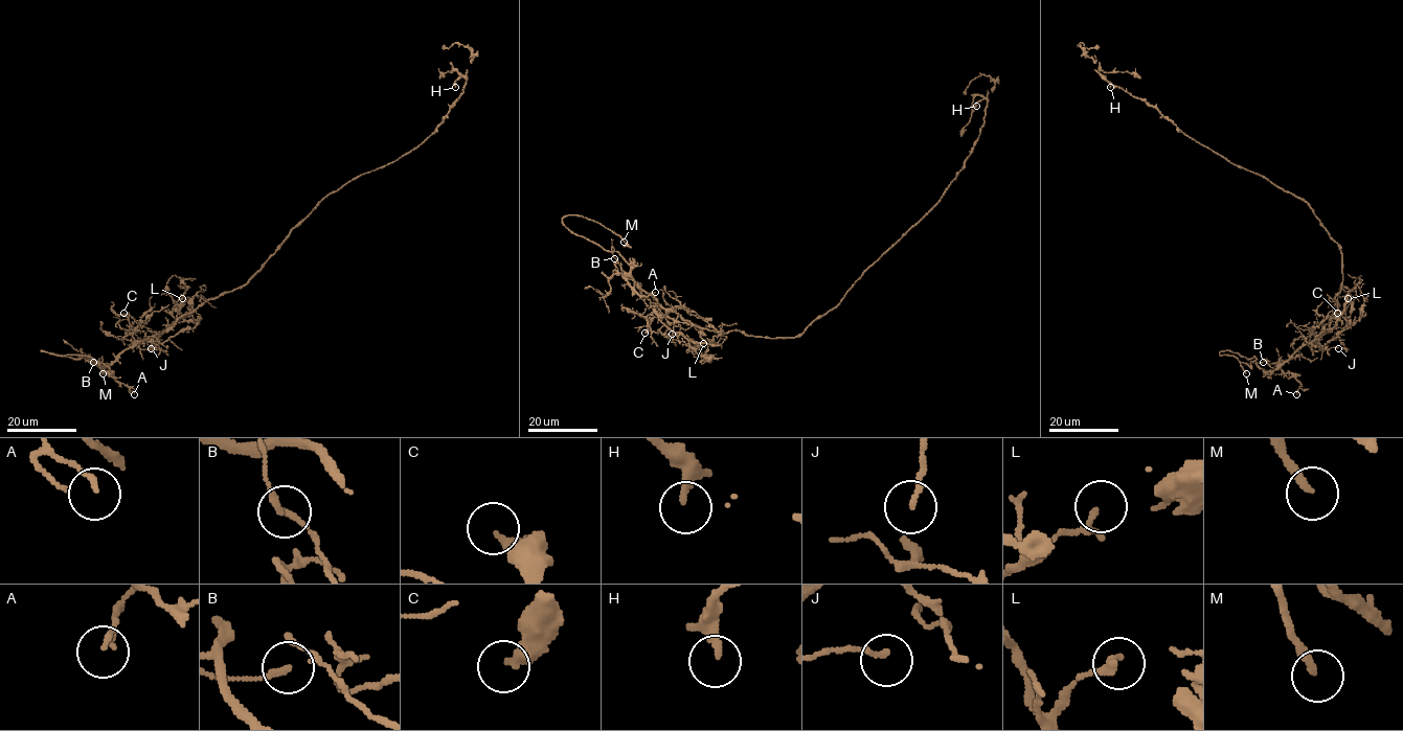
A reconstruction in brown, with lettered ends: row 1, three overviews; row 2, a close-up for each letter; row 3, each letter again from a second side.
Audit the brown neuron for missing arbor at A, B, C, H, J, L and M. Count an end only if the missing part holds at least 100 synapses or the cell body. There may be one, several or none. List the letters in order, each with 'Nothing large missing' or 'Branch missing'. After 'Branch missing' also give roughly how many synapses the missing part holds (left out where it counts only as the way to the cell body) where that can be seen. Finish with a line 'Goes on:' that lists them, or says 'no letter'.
A: Nothing large missing
B: Nothing large missing
C: Nothing large missing
H: Nothing large missing
J: Nothing large missing
L: Nothing large missing
M: Branch missing
Goes on: M

